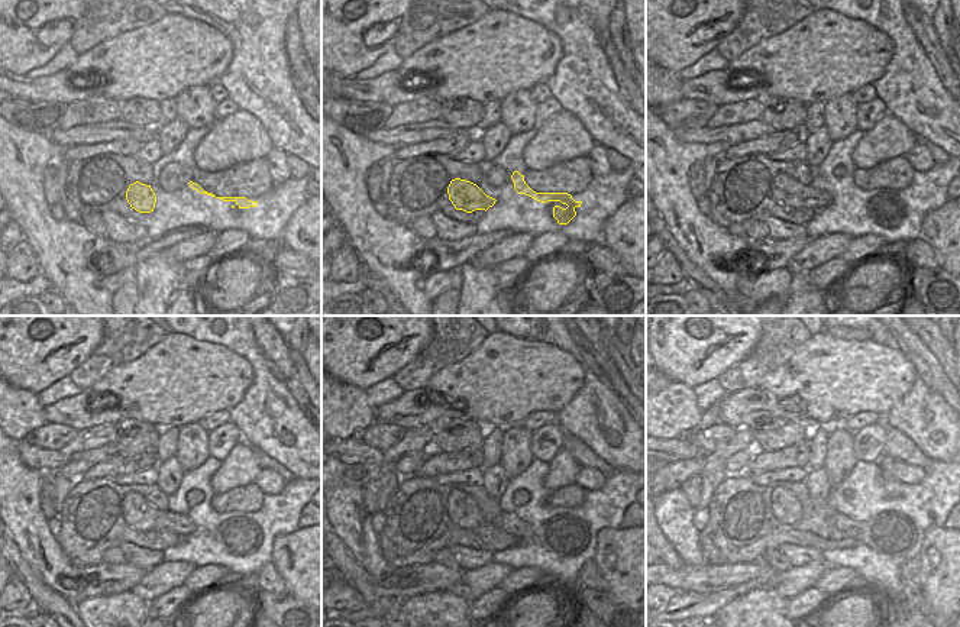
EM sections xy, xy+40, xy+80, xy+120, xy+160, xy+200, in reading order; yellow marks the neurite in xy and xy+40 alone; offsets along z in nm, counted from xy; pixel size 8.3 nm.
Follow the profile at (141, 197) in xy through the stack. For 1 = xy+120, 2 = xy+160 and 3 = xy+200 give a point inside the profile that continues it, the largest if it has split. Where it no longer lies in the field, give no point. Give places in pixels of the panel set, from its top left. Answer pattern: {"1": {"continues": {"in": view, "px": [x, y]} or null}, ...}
{"1": {"continues": {"in": "xy+120", "px": [245, 536]}}, "2": {"continues": {"in": "xy+160", "px": [571, 537]}}, "3": {"continues": {"in": "xy+200", "px": [895, 533]}}}

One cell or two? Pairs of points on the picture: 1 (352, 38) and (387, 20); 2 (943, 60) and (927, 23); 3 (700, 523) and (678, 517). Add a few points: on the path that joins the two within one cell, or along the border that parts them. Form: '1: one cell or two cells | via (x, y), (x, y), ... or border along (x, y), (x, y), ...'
1: one cell | via (361, 29), (369, 20), (378, 20)
2: one cell | via (934, 51), (927, 32)
3: two cells | border along (692, 510), (692, 523), (700, 530)

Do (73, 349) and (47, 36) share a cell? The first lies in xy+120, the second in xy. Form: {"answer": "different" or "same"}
{"answer": "same"}

